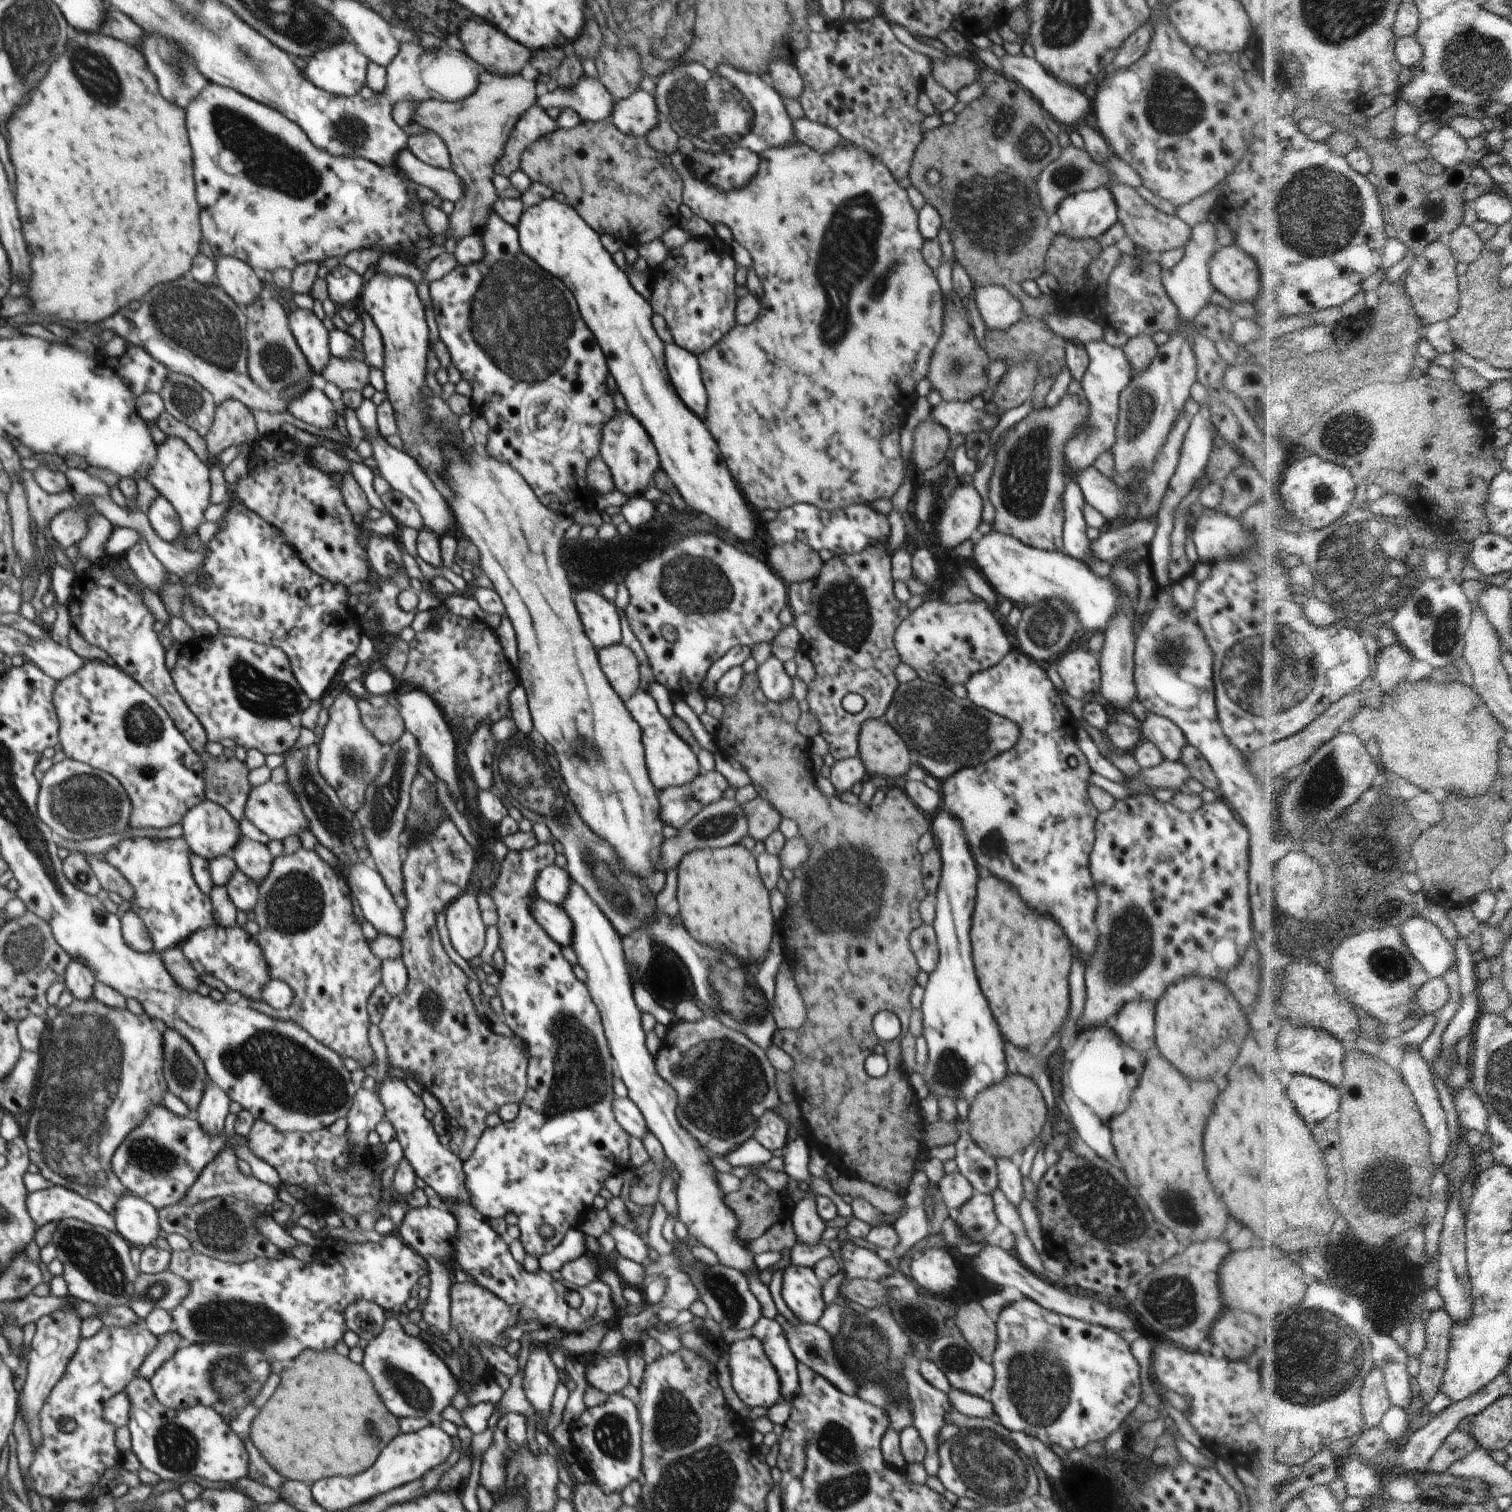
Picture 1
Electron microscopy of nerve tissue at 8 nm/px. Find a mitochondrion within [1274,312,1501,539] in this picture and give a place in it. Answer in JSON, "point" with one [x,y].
{"point":[1351,434]}

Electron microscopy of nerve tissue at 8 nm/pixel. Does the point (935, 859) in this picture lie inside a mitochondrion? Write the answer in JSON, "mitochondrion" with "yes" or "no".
{"mitochondrion":"no"}

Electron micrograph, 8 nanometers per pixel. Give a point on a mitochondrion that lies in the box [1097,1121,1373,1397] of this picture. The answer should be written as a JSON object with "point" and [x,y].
{"point":[1170,1300]}

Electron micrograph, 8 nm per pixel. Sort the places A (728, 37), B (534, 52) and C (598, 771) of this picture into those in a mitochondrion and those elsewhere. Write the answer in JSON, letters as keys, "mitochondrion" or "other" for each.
{"A":"other","B":"other","C":"mitochondrion"}

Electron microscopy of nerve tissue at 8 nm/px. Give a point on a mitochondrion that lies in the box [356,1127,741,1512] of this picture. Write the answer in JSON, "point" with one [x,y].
{"point":[612,1435]}

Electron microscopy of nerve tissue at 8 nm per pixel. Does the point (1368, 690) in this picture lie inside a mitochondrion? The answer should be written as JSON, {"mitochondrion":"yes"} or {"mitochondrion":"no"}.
{"mitochondrion":"no"}

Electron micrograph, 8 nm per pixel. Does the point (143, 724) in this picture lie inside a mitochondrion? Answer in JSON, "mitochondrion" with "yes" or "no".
{"mitochondrion":"yes"}

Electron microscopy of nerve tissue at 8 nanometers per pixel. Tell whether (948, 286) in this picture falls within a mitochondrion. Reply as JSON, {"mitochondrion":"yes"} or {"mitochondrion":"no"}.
{"mitochondrion":"no"}

